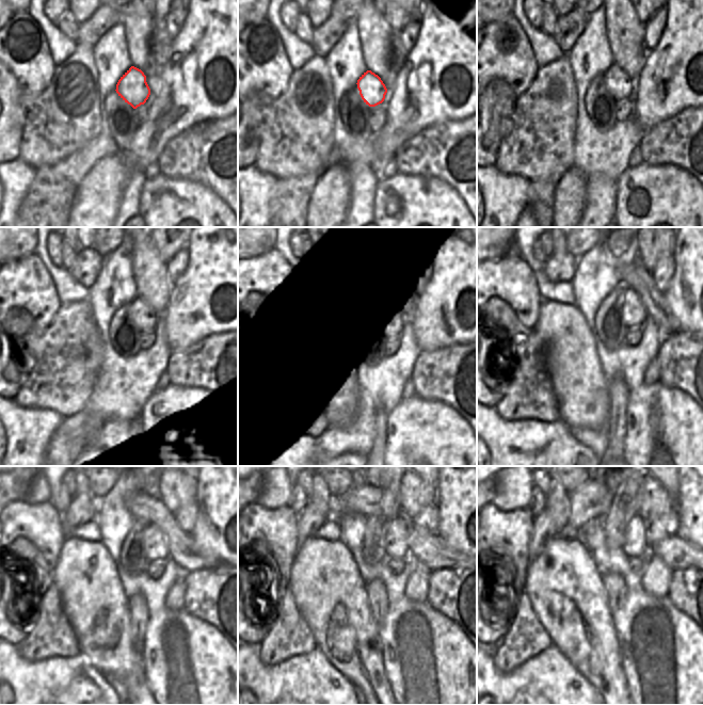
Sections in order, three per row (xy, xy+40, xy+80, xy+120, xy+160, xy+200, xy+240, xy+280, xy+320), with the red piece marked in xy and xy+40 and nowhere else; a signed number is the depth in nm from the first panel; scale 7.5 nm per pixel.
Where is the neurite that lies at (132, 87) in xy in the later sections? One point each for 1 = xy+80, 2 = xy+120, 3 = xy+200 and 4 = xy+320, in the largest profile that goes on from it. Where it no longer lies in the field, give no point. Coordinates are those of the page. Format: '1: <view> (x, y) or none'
1: xy+80 (618, 82)
2: xy+120 (143, 316)
3: xy+200 (633, 311)
4: xy+320 (636, 534)

